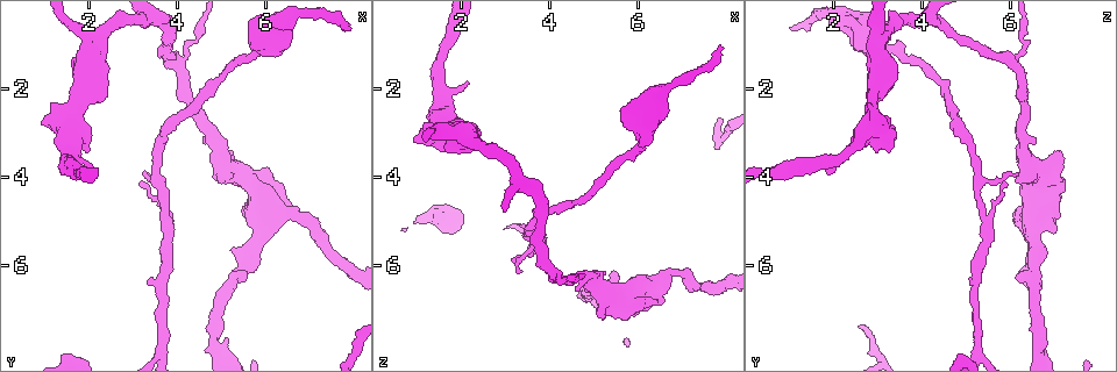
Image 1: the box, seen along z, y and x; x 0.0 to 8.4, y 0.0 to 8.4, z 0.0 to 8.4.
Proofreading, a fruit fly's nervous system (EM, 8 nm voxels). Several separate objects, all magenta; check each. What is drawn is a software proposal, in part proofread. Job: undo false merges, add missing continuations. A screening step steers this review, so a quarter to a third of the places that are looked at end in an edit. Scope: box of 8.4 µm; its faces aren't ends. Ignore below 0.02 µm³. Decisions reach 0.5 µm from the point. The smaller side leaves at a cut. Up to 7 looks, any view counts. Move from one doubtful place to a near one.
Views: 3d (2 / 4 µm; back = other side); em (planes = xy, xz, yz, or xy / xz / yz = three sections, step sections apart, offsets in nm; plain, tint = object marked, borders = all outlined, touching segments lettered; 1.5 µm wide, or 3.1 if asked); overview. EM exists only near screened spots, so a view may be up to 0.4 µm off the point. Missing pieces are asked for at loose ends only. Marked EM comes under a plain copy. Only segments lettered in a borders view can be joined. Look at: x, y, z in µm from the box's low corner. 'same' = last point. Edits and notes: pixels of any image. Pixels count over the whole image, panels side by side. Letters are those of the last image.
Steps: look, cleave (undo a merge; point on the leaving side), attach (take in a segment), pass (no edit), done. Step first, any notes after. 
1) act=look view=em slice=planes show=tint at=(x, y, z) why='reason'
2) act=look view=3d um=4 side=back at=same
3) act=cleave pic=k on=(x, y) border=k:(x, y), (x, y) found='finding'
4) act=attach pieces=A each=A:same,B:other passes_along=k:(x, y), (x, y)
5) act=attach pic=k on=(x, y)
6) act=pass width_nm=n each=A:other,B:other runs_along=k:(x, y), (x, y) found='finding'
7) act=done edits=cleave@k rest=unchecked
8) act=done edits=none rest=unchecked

act=look view=em slice=planes show=borders at=(5.15, 3.55, 7.20) why='an open end'

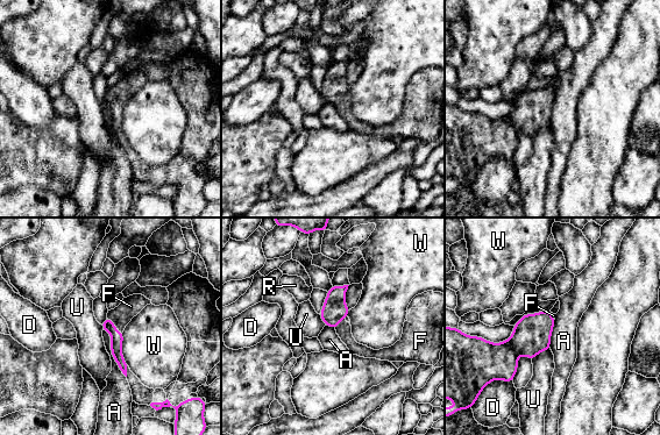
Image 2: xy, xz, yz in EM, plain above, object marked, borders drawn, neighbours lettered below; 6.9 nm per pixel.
act=attach pieces=F each=A:other,D:other,F:same,R:other,U:other,W:other passes_along=2:(116, 337), (114, 326), (130, 306) found='the neuron continues'

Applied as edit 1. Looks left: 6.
act=look view=overview why='see it whole again'

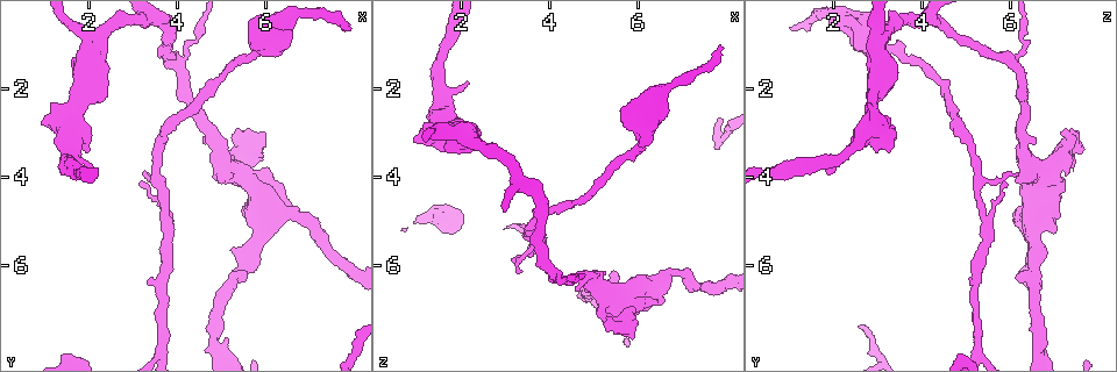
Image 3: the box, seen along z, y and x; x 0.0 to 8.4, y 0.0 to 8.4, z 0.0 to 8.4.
act=look view=em slice=planes show=borders at=(6.15, 0.85, 3.00) why='thick turns thin'

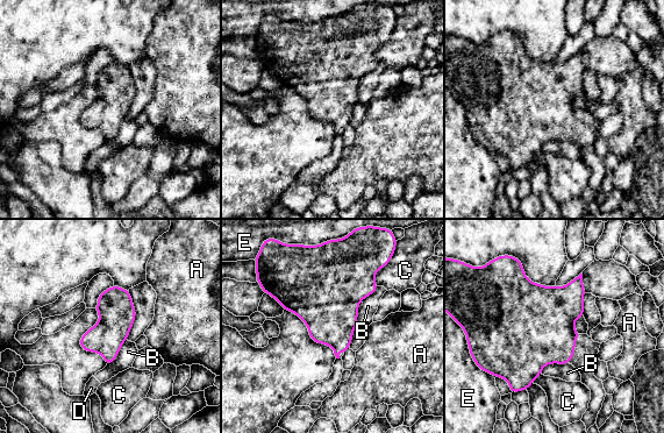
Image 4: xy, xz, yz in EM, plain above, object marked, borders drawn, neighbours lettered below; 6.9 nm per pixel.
act=pass each=A:other,B:other,C:other,D:other,E:other border=4:(378, 286), (359, 303), (356, 326) found='all the same neuron'

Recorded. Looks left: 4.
act=look view=3d um=4 side=back at=(6.60, 4.85, 6.20) why='thick turns thin'

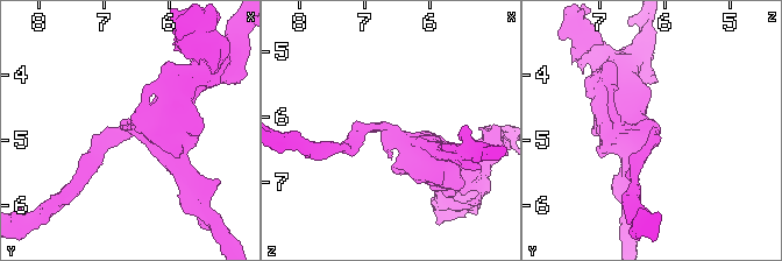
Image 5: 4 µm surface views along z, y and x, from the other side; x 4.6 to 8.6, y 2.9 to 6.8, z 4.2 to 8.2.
act=look view=em slice=planes show=borders at=(6.60, 4.75, 6.25) arm_widths_nm=200,650

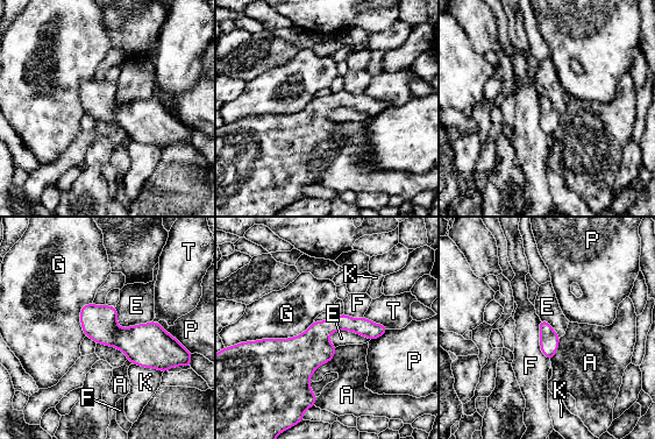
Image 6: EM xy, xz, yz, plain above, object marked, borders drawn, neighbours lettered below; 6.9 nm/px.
act=pass each=A:other,E:other,F:other,G:other,K:other,P:other,T:other found='one neuron here'

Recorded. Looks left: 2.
act=done edits=attach@2 rest=unchecked

